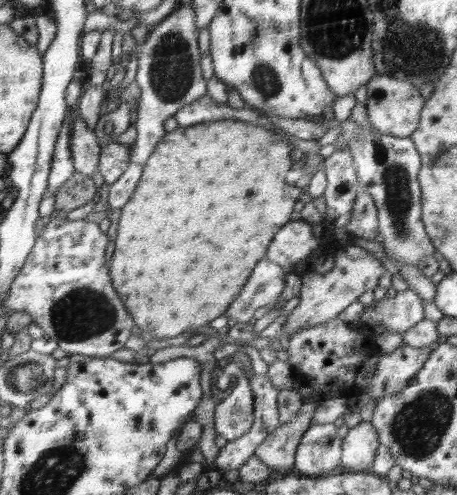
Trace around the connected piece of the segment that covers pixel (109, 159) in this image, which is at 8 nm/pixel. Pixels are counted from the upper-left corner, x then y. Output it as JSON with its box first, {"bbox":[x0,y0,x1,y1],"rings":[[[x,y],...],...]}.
{"bbox":[99,140,132,185],"rings":[[[110,140],[108,145],[101,147],[99,171],[106,185],[116,183],[130,166],[131,146],[132,144],[124,145]]]}

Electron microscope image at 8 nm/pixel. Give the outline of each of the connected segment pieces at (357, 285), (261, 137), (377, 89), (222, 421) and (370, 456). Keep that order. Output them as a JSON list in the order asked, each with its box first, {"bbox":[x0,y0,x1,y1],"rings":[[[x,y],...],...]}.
[{"bbox":[282,244,386,337],"rings":[[[348,244],[343,249],[334,252],[335,262],[331,270],[320,274],[310,272],[301,277],[301,301],[286,318],[282,330],[290,337],[295,332],[312,328],[335,319],[340,312],[367,290],[378,287],[380,276],[386,272],[384,265],[366,249],[355,244]]]},{"bbox":[110,118,294,340],"rings":[[[235,118],[206,121],[189,127],[178,126],[161,138],[144,164],[142,178],[140,178],[134,193],[121,208],[115,251],[112,261],[110,261],[112,280],[115,281],[115,287],[120,288],[118,293],[123,304],[128,304],[128,312],[132,312],[132,316],[136,316],[136,324],[140,324],[140,328],[138,328],[140,332],[151,332],[153,339],[156,340],[172,338],[182,334],[190,327],[208,325],[211,320],[225,314],[230,302],[234,302],[238,298],[238,294],[242,292],[240,288],[247,284],[252,268],[256,267],[260,258],[266,256],[266,248],[272,242],[276,232],[290,220],[290,214],[294,208],[286,208],[286,206],[292,206],[292,200],[286,200],[288,198],[286,190],[290,186],[286,184],[286,178],[284,178],[286,172],[292,168],[290,154],[292,154],[292,143],[279,133],[266,130],[266,128],[250,122],[240,122]]]},{"bbox":[367,72,424,138],"rings":[[[379,72],[367,86],[367,116],[374,129],[397,137],[406,138],[414,134],[419,128],[419,120],[422,118],[424,97],[420,95],[418,87],[408,80],[400,80],[398,77],[380,74]]]},{"bbox":[214,376,254,441],"rings":[[[245,376],[235,379],[232,393],[216,406],[214,429],[227,441],[240,438],[254,424],[254,394]]]},{"bbox":[341,422,380,472],"rings":[[[370,422],[350,428],[341,444],[342,470],[366,472],[378,455],[380,443],[379,432]]]}]

